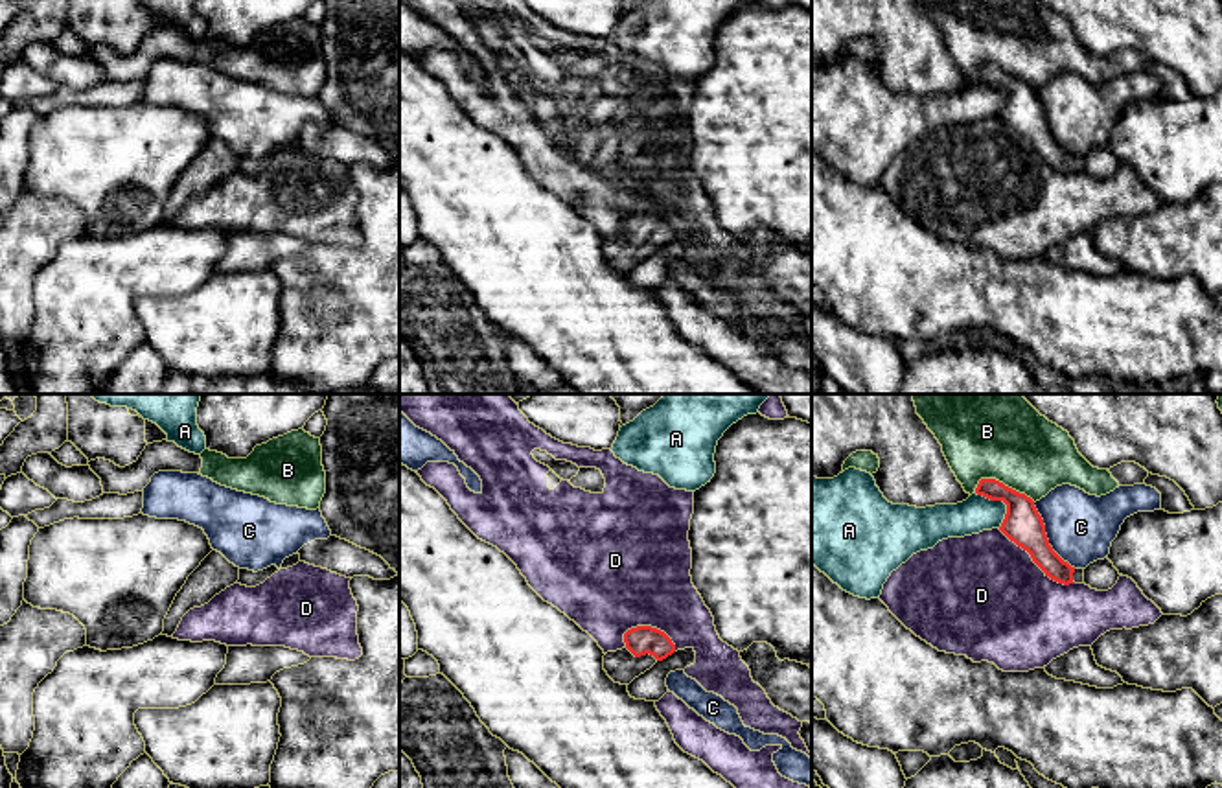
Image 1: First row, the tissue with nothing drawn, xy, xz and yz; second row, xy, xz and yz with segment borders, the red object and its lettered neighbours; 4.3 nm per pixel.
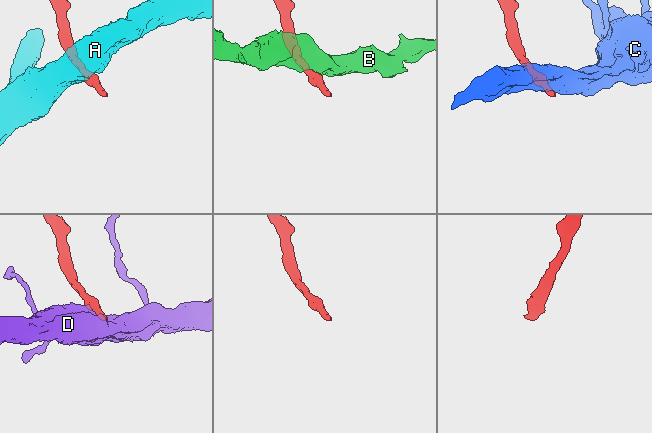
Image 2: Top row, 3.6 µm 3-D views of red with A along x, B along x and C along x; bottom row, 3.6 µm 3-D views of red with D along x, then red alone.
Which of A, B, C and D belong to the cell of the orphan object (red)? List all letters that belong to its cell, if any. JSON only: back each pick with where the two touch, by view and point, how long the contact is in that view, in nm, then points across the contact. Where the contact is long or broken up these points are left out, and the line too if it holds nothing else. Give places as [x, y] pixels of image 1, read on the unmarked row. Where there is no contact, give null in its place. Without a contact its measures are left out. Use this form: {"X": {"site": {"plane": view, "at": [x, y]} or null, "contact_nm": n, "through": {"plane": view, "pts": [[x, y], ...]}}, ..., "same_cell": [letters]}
{"same_cell": []}

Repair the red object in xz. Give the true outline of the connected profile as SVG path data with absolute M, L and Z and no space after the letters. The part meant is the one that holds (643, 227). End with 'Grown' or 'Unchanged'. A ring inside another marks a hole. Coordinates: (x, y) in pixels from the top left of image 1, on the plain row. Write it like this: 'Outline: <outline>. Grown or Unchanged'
Outline: M637 214L624 221L626 234L604 243L604 258L620 272L629 272L635 265L650 258L657 249L675 239L672 226L651 214Z. Grown

